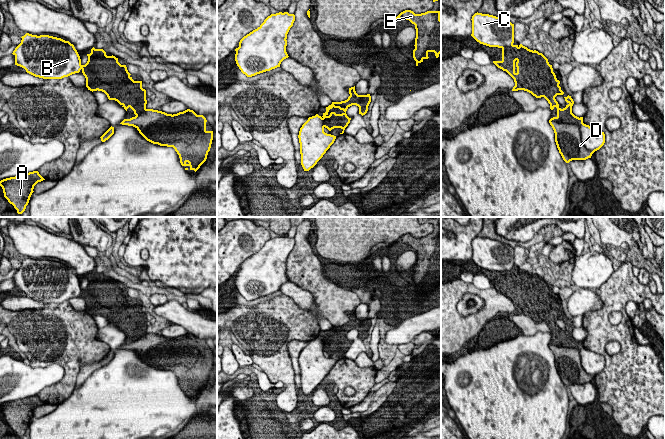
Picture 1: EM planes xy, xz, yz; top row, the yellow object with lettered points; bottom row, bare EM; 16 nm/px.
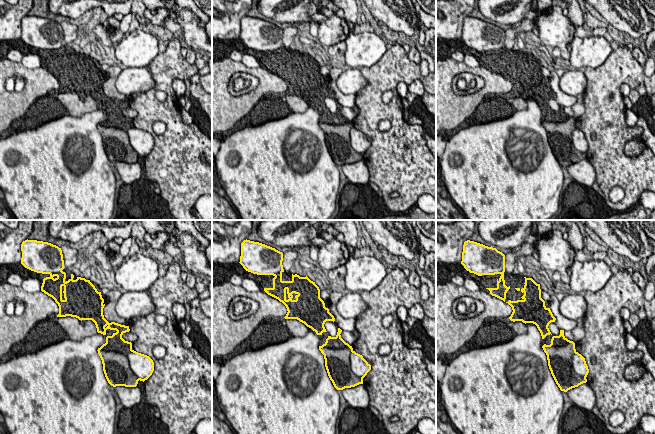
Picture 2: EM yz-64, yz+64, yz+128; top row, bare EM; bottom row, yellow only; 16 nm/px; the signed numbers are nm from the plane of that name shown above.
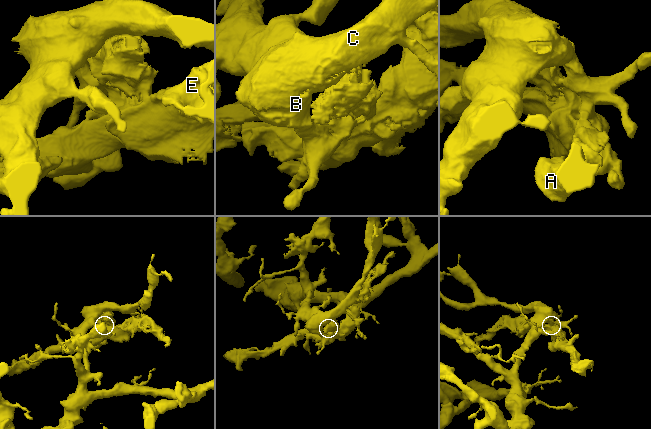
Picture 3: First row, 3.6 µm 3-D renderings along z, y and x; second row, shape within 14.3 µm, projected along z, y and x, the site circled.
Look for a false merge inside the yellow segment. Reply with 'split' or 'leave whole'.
split

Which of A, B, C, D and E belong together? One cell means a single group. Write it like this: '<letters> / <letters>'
A D E / B C

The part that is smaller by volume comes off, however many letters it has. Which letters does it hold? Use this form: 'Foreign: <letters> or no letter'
Foreign: A, D, E

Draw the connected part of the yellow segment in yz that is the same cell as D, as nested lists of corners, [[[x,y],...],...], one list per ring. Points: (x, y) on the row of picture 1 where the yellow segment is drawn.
[[[571,96],[564,97],[568,103],[561,109],[559,105],[551,105],[550,109],[557,108],[557,116],[549,120],[555,133],[555,142],[563,160],[569,163],[572,160],[586,160],[591,158],[592,152],[581,142],[580,126],[583,117],[577,117],[572,113],[574,104]]]

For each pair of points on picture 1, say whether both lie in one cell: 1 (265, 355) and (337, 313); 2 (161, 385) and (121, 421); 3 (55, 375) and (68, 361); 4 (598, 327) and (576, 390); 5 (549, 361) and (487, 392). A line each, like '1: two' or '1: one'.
1: one
2: one
3: two
4: two
5: one

